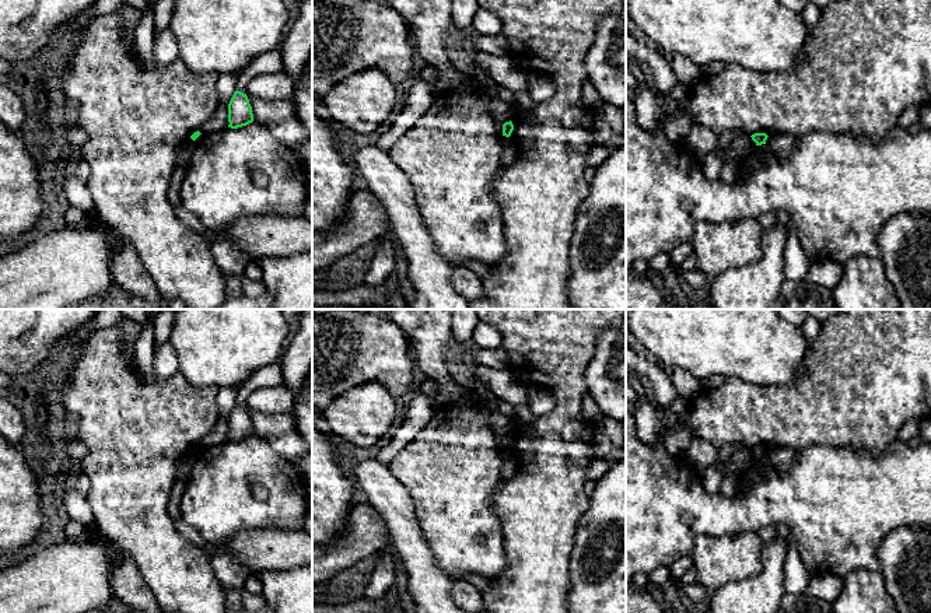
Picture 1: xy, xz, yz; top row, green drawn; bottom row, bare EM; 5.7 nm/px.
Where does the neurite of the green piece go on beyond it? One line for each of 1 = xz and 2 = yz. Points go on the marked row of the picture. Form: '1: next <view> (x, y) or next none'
1: next none
2: next none

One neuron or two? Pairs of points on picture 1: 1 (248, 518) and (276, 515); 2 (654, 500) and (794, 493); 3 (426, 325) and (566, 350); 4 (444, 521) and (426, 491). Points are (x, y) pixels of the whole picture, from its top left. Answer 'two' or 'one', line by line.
1: one
2: one
3: two
4: one

